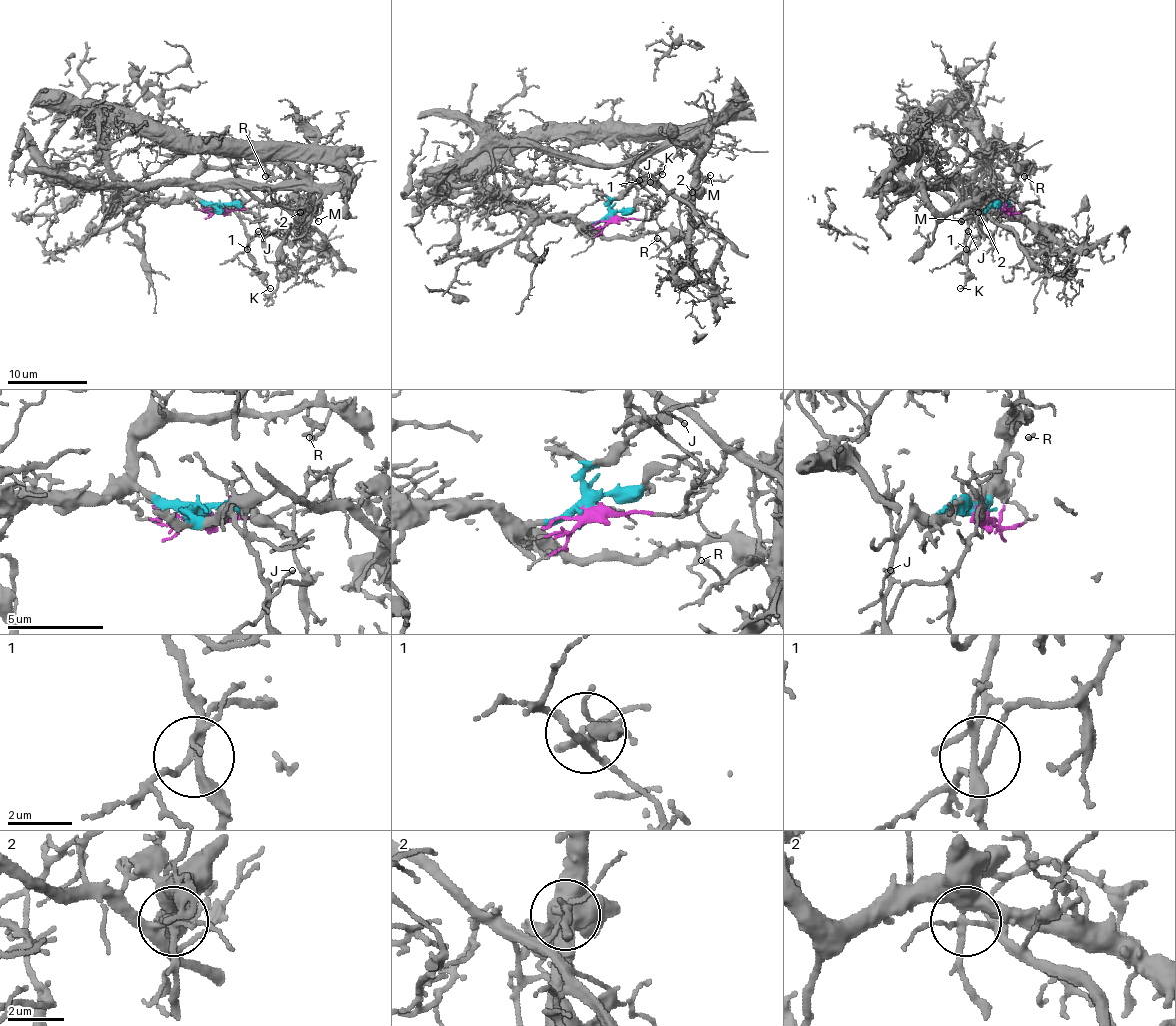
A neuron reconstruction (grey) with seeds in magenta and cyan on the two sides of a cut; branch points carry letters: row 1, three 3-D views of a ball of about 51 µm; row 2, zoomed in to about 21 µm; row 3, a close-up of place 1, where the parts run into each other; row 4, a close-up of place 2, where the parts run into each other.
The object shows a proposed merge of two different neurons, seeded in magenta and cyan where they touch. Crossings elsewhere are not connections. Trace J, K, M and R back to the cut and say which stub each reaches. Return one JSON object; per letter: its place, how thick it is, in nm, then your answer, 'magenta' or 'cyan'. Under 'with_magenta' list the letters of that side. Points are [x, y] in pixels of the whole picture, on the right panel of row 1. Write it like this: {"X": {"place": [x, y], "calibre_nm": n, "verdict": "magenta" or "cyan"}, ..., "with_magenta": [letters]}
{"J": {"place": [968, 231], "calibre_nm": 130, "verdict": "cyan"}, "K": {"place": [960, 288], "calibre_nm": 140, "verdict": "cyan"}, "M": {"place": [961, 221], "calibre_nm": 100, "verdict": "magenta"}, "R": {"place": [1024, 176], "calibre_nm": 170, "verdict": "cyan"}, "with_magenta": ["M"]}

